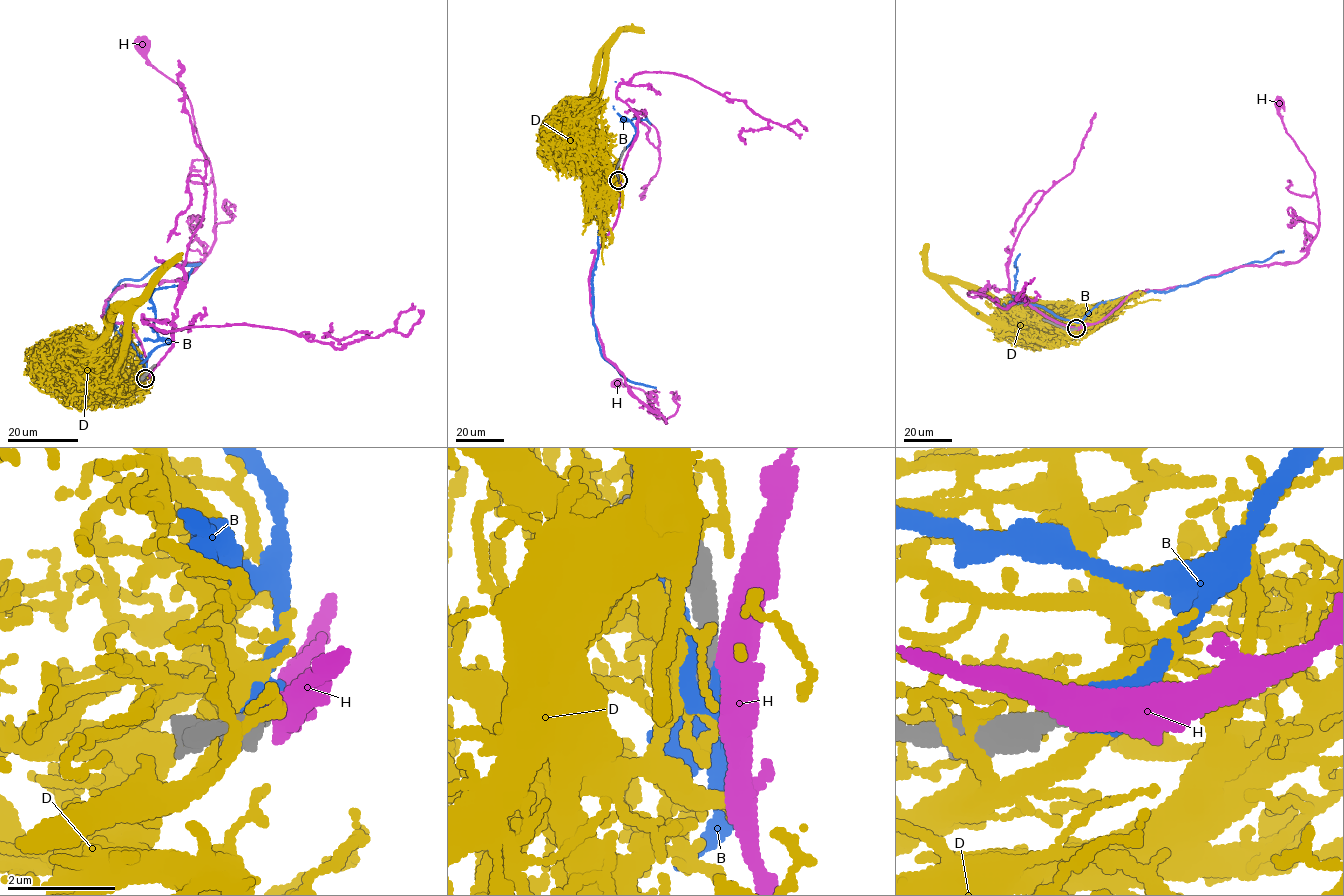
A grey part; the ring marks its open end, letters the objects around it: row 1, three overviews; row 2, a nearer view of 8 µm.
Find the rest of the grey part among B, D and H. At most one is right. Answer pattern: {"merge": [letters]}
{"merge": []}

